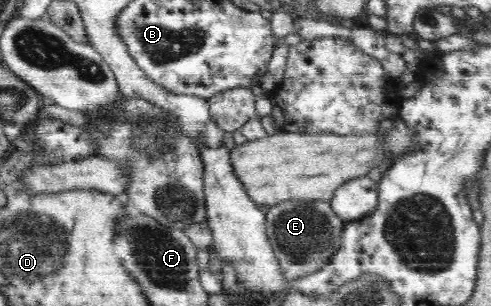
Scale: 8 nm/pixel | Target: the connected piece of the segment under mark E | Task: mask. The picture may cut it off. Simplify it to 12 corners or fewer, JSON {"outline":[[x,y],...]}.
{"outline":[[282,201],[266,235],[288,284],[328,266],[346,220]]}

